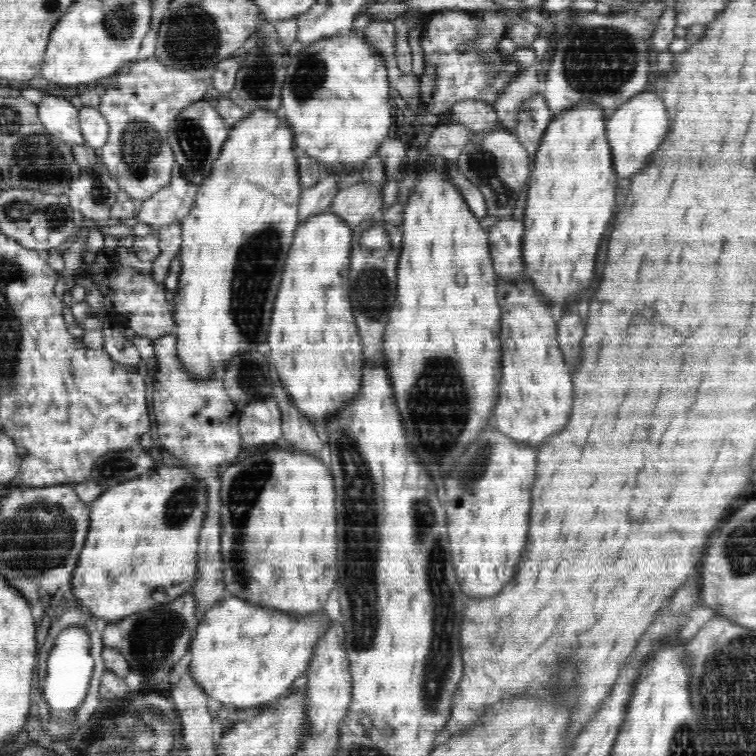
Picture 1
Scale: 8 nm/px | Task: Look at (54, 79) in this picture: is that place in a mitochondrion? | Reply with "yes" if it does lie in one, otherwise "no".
no

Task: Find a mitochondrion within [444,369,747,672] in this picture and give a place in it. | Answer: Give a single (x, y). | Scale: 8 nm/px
(477, 465)

